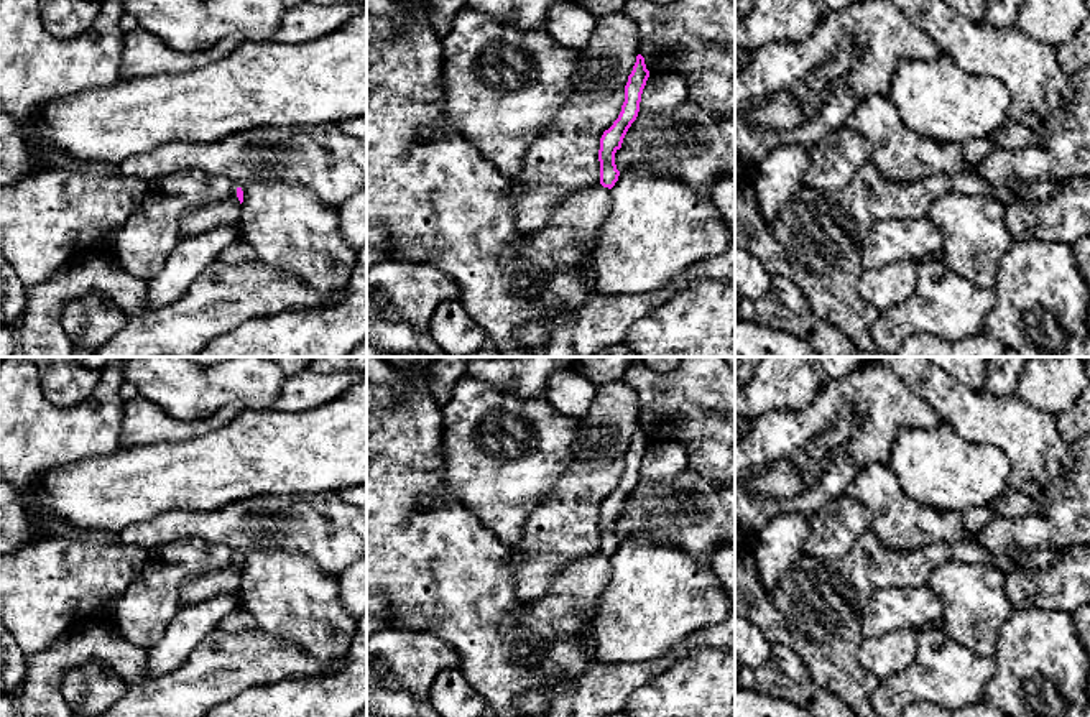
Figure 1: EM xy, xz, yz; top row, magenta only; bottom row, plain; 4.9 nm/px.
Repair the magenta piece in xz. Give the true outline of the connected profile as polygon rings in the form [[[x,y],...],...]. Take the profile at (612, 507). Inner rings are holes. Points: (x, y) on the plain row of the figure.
[[[636,424],[631,442],[625,454],[625,470],[621,480],[613,493],[603,500],[600,507],[598,530],[600,530],[600,553],[612,557],[618,549],[620,539],[615,533],[615,521],[621,516],[623,507],[636,488],[640,480],[641,462],[649,446],[646,437],[644,426]]]

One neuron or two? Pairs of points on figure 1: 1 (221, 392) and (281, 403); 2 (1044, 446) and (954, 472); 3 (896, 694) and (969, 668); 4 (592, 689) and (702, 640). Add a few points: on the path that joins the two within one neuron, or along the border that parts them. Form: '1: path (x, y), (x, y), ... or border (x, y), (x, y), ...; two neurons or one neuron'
1: border (288, 375), (272, 408); two neurons
2: border (972, 441), (993, 444), (1006, 457), (1008, 485); two neurons
3: path (914, 683), (936, 675), (951, 675); one neuron
4: path (620, 681), (646, 673), (674, 655); one neuron

